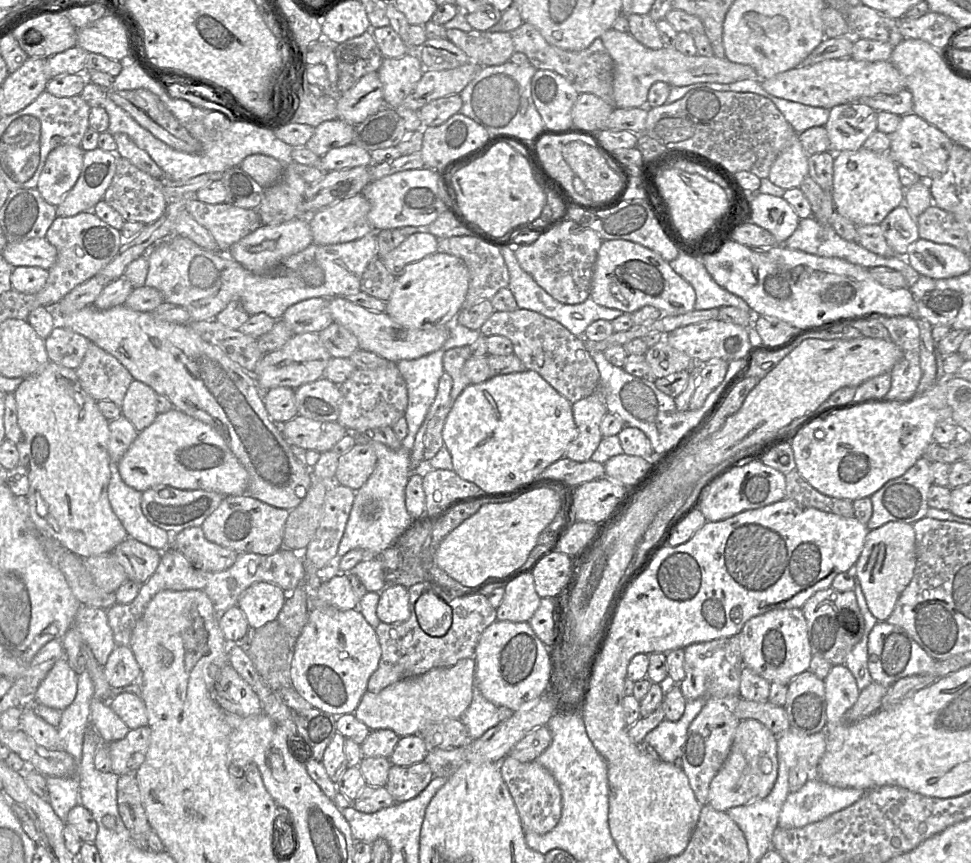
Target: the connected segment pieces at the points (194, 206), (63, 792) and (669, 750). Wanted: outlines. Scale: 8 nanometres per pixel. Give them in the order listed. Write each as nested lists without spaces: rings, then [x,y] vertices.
[[[195,196],[188,199],[186,211],[210,232],[218,251],[226,255],[234,243],[262,225],[257,209],[244,209],[229,203],[204,203]]]
[[[76,774],[72,777],[45,776],[49,791],[49,800],[55,814],[65,822],[69,811],[79,803],[79,778]]]
[[[703,697],[687,701],[684,713],[679,720],[664,719],[645,736],[644,741],[654,748],[661,760],[674,763],[681,768],[682,747],[687,730],[706,701],[707,699]]]

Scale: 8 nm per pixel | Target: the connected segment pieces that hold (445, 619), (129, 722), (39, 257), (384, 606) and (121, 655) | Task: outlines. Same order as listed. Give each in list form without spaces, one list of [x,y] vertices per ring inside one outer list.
[[[433,590],[419,596],[415,603],[415,613],[420,628],[432,637],[445,635],[451,626],[451,607]]]
[[[120,692],[113,695],[108,703],[130,730],[148,726],[147,711],[141,696]]]
[[[32,238],[24,242],[7,243],[4,259],[14,267],[37,266],[49,270],[56,261],[57,250],[44,238]]]
[[[401,584],[387,585],[381,592],[376,613],[384,623],[402,623],[409,618],[409,594]]]
[[[116,645],[103,667],[104,676],[112,689],[139,681],[140,667],[129,646]]]

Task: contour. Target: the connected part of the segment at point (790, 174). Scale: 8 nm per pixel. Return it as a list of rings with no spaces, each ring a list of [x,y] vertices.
[[[794,134],[774,161],[769,180],[784,190],[800,187],[809,175],[808,157],[799,140],[799,134]]]

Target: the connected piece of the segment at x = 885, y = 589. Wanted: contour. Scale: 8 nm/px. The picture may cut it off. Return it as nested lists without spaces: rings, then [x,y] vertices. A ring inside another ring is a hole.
[[[891,521],[879,528],[870,529],[860,557],[854,566],[867,605],[878,621],[886,621],[896,602],[910,583],[916,566],[916,535],[912,524]]]

